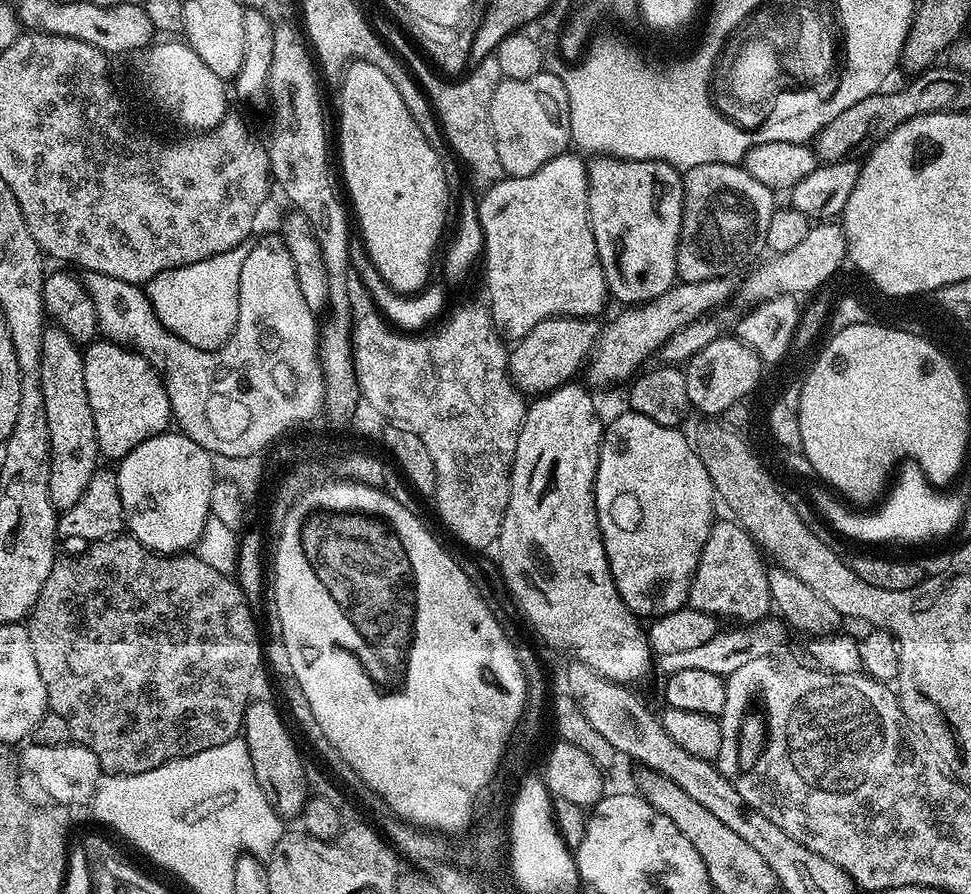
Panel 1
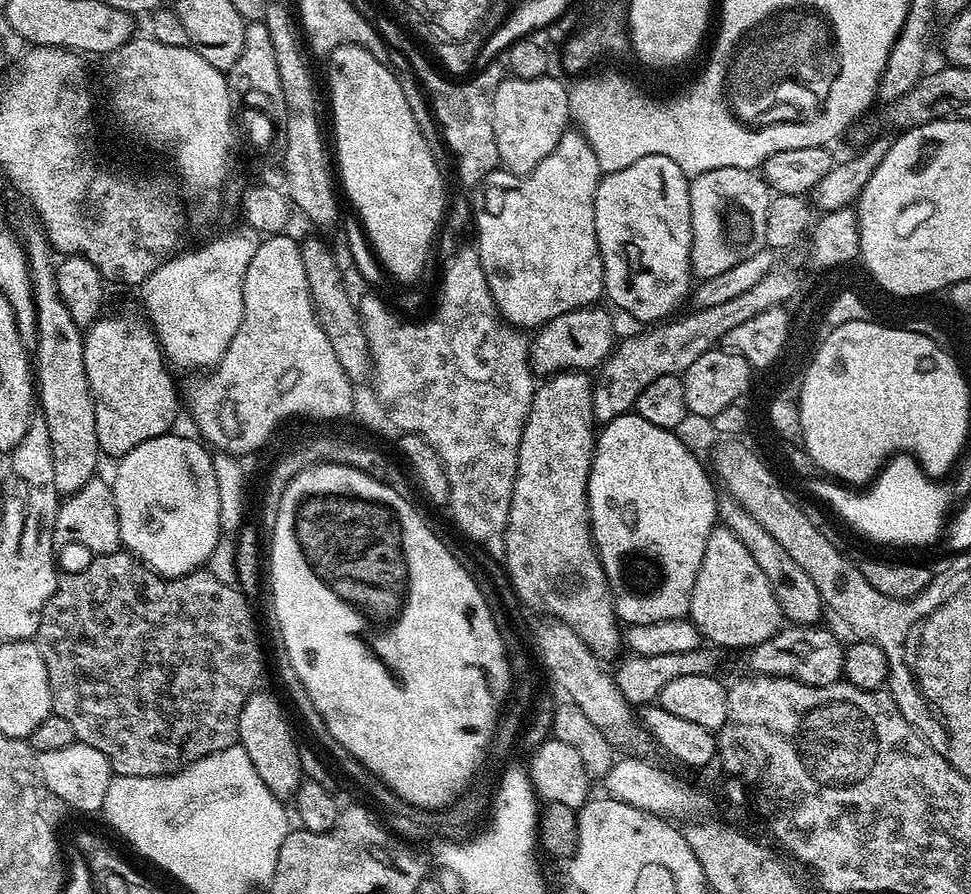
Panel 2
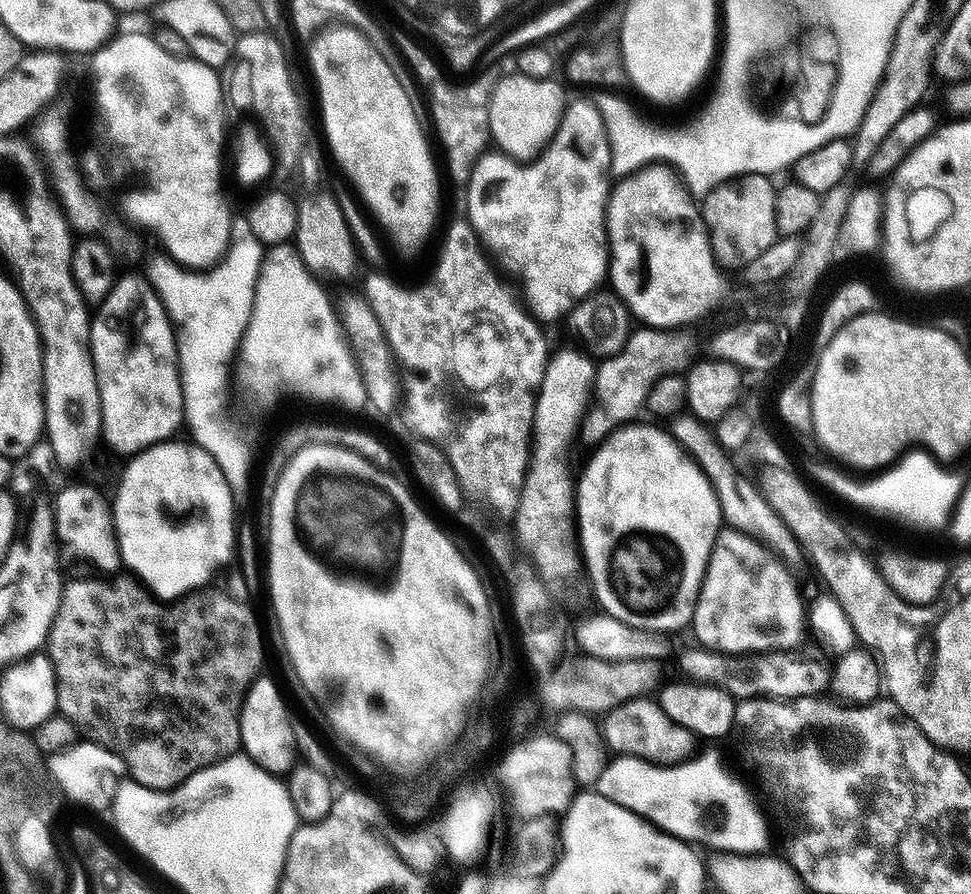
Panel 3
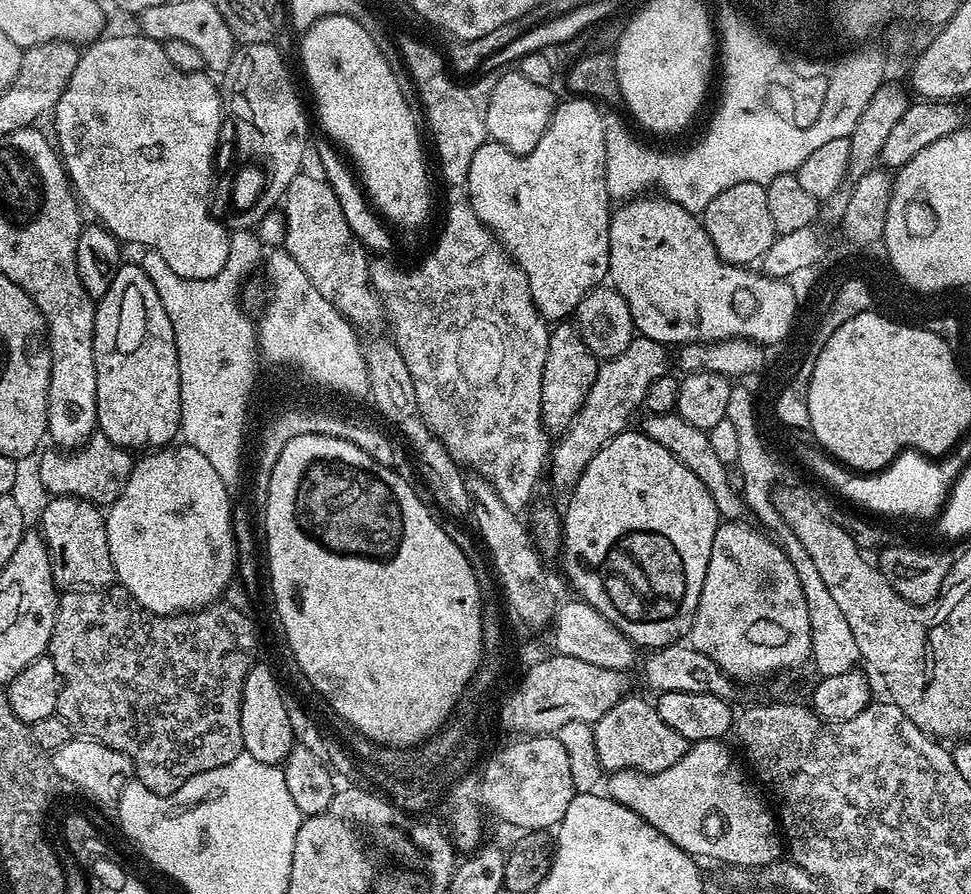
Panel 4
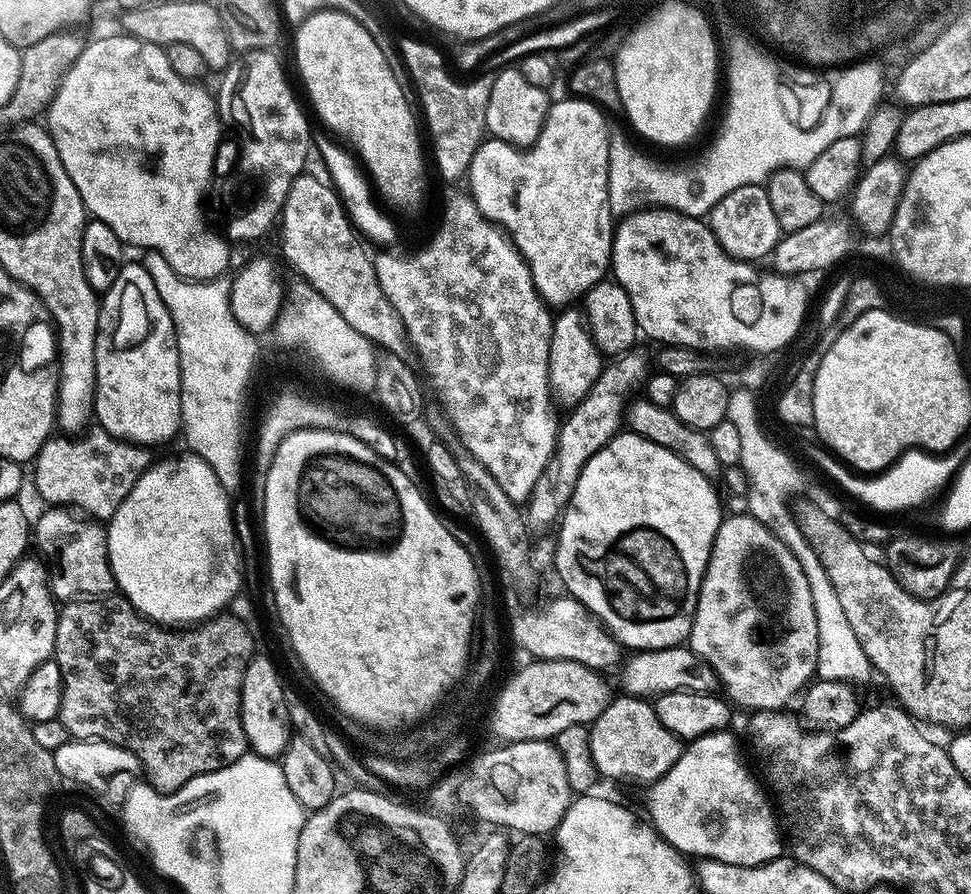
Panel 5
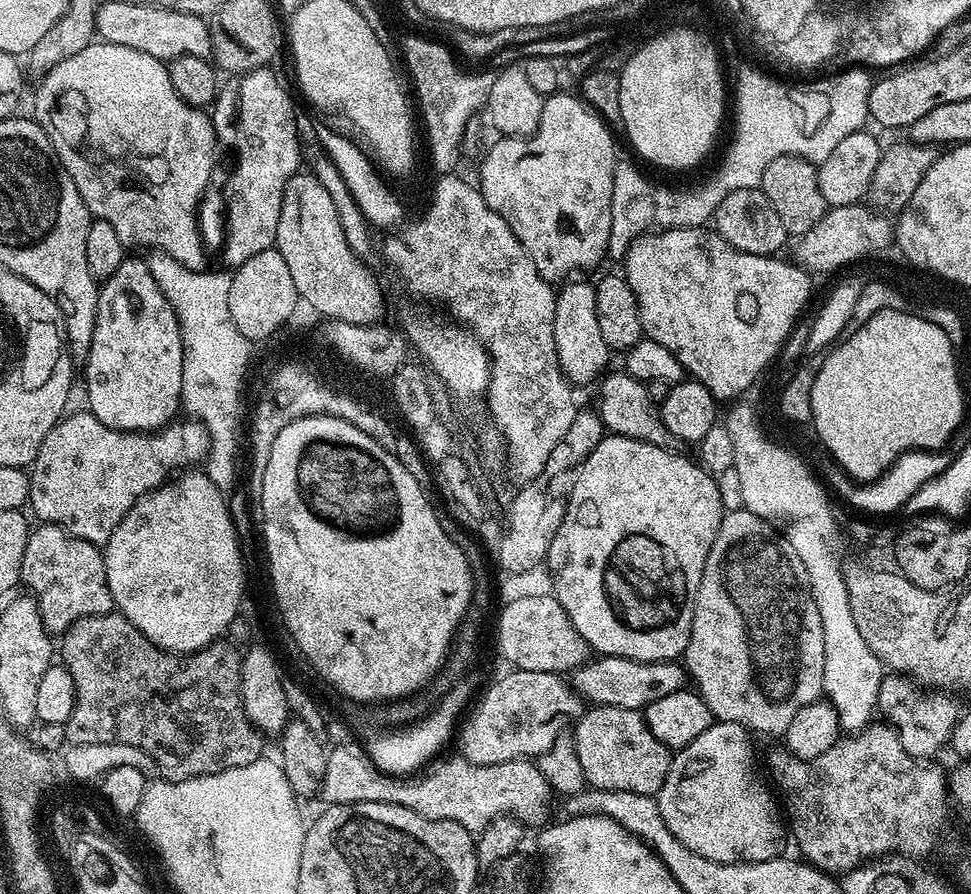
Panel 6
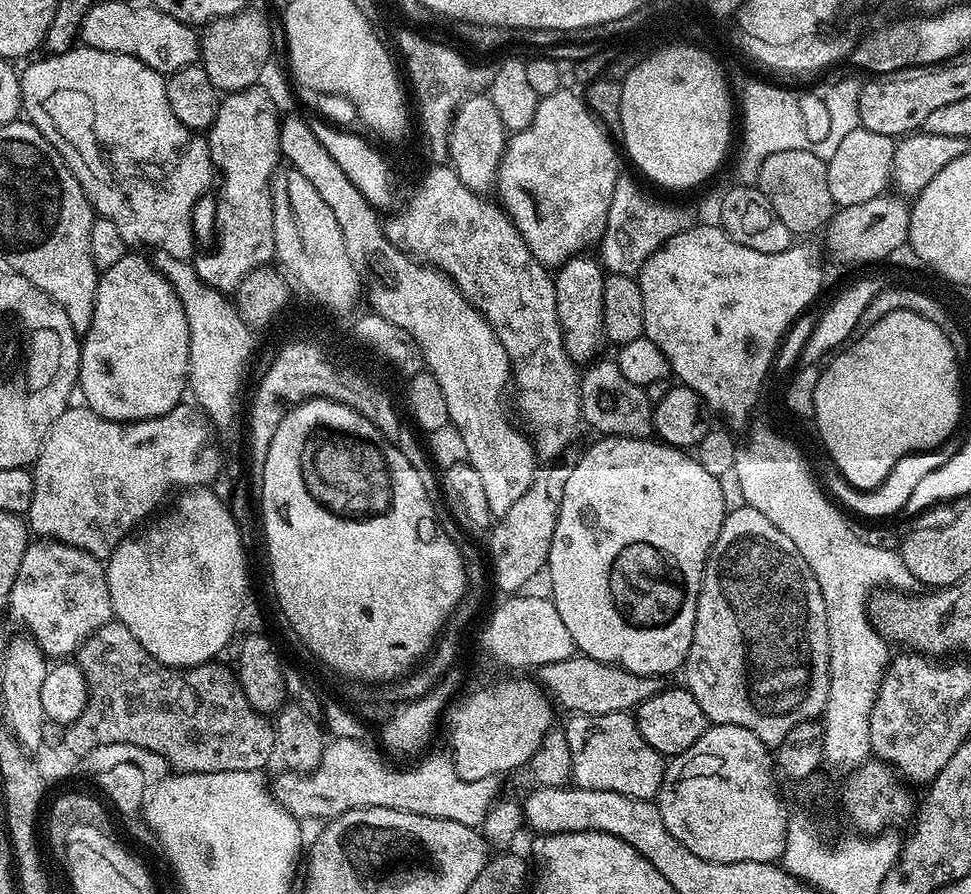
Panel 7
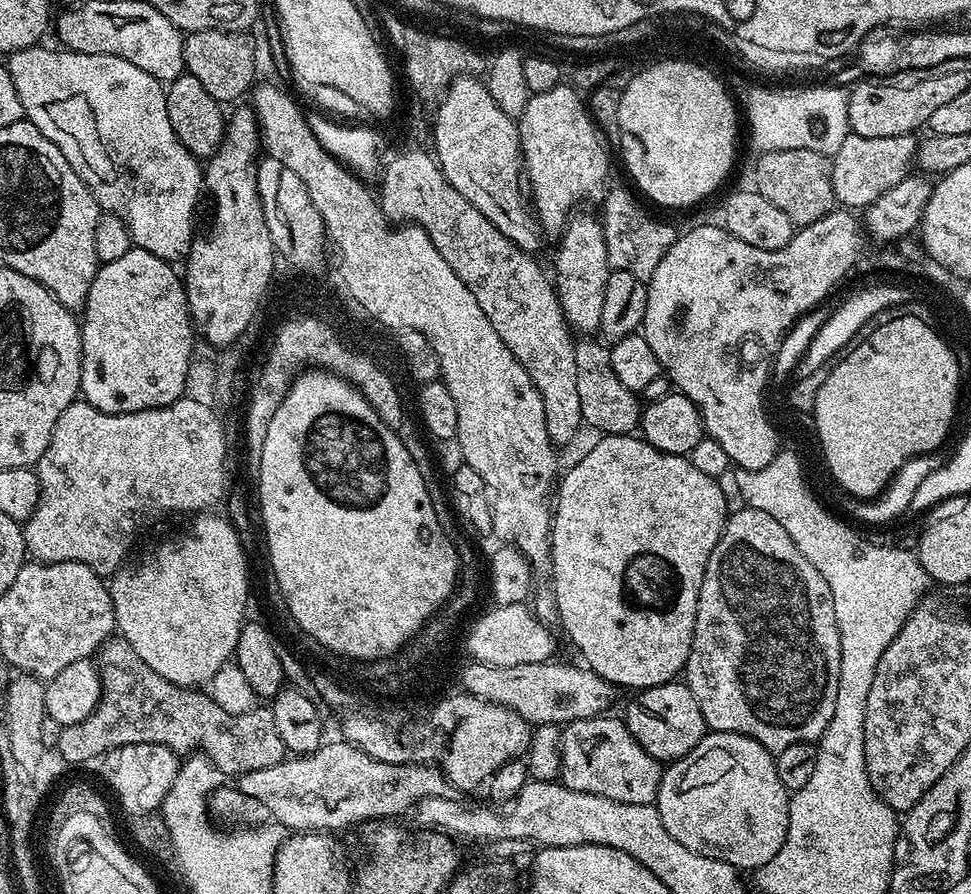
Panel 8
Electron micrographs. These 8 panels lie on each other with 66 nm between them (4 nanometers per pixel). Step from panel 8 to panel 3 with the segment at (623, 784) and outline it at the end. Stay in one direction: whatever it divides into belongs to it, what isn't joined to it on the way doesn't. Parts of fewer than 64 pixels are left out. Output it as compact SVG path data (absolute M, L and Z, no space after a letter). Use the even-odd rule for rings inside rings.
M652 698L627 700L617 708L610 709L603 717L602 731L604 742L613 753L637 756L651 764L682 764L685 760L693 759L697 751L698 737L686 730L686 726L678 726L678 722L670 719Z

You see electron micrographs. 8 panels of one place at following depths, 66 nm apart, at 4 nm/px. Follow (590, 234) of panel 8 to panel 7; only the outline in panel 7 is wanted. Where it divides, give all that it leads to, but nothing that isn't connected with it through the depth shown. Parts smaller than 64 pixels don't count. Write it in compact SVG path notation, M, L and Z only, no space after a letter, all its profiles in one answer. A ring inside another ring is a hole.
M588 254L571 256L566 263L560 265L554 276L558 326L562 330L562 342L566 346L566 354L577 366L593 363L603 353L600 351L606 348L602 318L602 290L606 272L599 259L592 257L591 260L590 257Z

